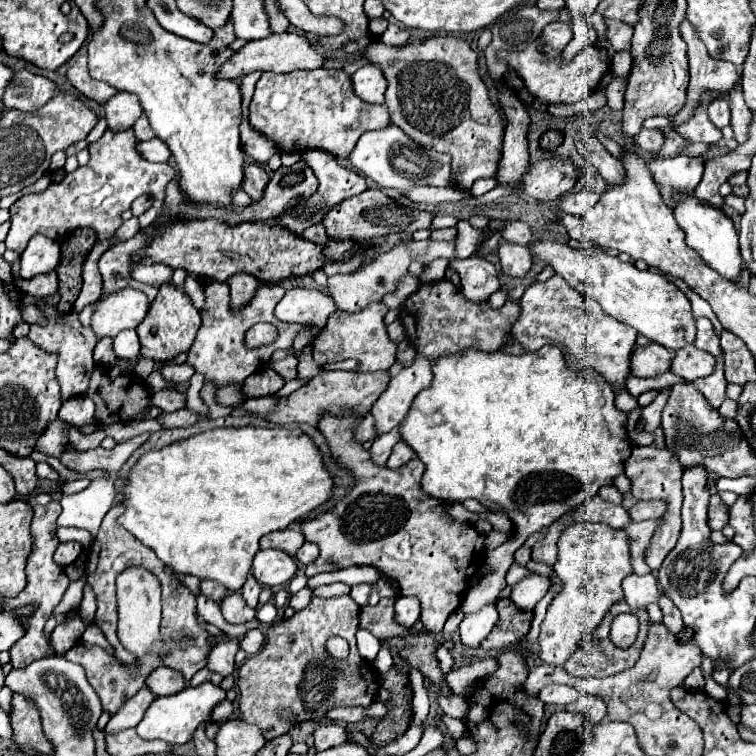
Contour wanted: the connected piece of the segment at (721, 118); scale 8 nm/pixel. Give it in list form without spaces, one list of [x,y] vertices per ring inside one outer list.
[[[714,100],[708,106],[708,118],[716,128],[724,128],[730,124],[730,108],[726,100]]]

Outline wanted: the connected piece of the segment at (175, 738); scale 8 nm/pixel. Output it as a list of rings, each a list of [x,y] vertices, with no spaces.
[[[204,682],[196,688],[188,686],[178,694],[172,696],[162,696],[156,698],[150,708],[146,710],[142,722],[136,726],[138,736],[142,736],[144,740],[164,740],[168,744],[186,744],[188,740],[192,740],[196,728],[204,722],[208,722],[208,718],[212,716],[212,710],[216,704],[220,704],[226,698],[226,692],[210,682]]]

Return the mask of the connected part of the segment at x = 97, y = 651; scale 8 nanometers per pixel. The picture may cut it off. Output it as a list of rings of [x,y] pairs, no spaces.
[[[78,642],[72,650],[68,650],[66,654],[64,654],[64,658],[66,660],[70,660],[70,662],[76,662],[76,664],[80,664],[84,670],[86,670],[86,678],[88,678],[88,682],[90,682],[90,686],[98,692],[98,696],[100,696],[100,700],[102,700],[102,706],[104,706],[104,710],[110,714],[110,716],[114,716],[120,708],[122,708],[122,704],[126,702],[126,700],[130,700],[144,684],[146,684],[146,678],[150,676],[150,673],[155,670],[157,667],[164,666],[164,664],[148,664],[148,666],[142,666],[142,662],[139,662],[139,668],[137,670],[132,670],[126,666],[120,666],[120,664],[112,664],[112,656],[104,650],[104,648],[100,648],[100,646],[96,646],[96,644],[84,644],[84,642]]]

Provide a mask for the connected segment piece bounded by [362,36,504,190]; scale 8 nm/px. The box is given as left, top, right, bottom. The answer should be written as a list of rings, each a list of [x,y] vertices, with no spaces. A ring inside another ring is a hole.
[[[438,36],[404,46],[386,46],[380,40],[374,40],[362,50],[362,54],[368,62],[374,62],[384,70],[388,80],[386,106],[390,112],[390,122],[422,148],[448,152],[452,156],[452,184],[458,190],[470,190],[472,184],[480,178],[494,178],[502,154],[504,116],[492,104],[488,86],[478,74],[478,56],[466,40],[454,36]]]

